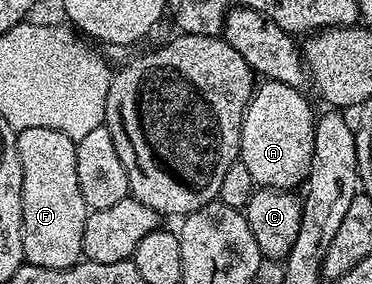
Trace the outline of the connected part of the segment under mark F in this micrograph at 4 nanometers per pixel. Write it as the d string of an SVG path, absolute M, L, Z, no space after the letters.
M35 126L34 128L20 129L17 132L17 149L19 150L19 162L23 166L23 254L25 255L25 263L43 266L44 268L69 268L82 259L83 226L87 222L90 213L90 209L86 208L83 202L83 194L79 190L79 178L75 174L75 150L77 145L71 138L67 138L65 132Z

